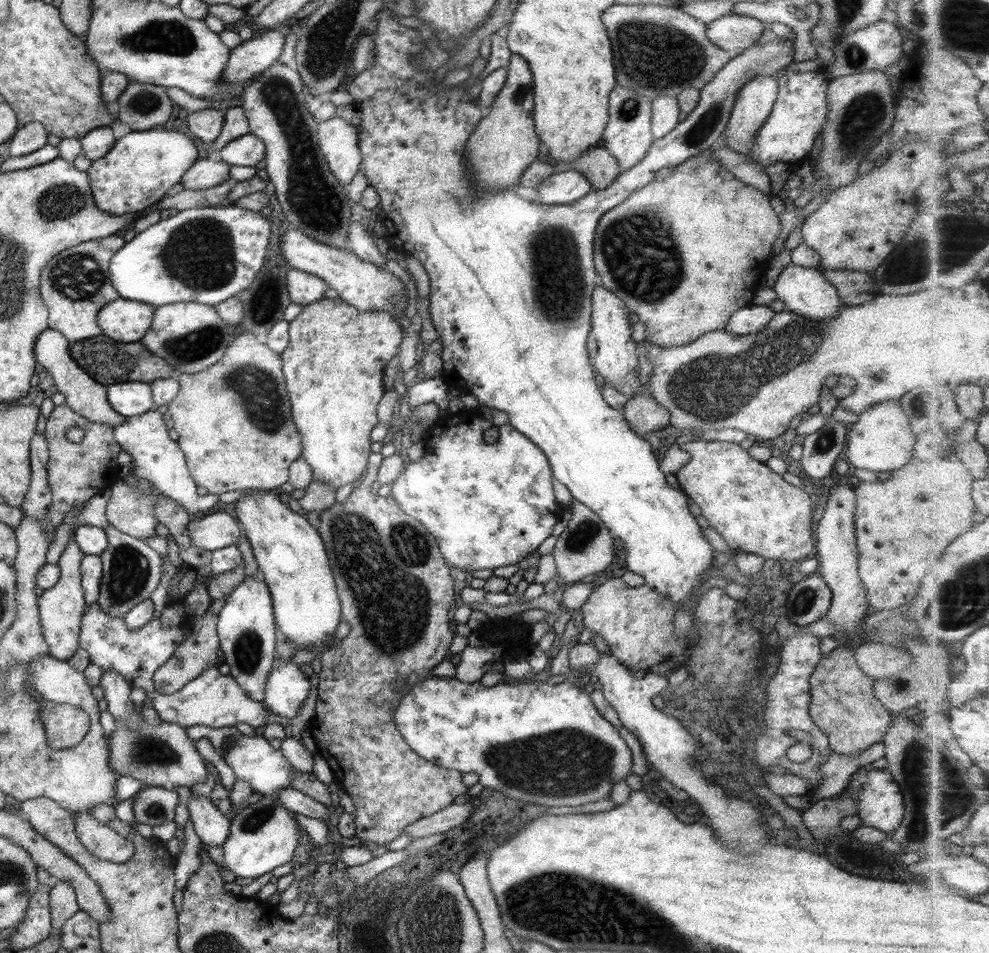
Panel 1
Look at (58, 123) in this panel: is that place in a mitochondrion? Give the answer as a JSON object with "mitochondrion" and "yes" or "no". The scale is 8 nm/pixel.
{"mitochondrion":"no"}

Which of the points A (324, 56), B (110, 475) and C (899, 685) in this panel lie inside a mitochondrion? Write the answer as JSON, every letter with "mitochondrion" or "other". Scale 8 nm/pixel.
{"A":"mitochondrion","B":"other","C":"mitochondrion"}

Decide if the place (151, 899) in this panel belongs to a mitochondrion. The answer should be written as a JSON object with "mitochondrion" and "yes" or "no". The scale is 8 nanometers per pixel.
{"mitochondrion":"no"}

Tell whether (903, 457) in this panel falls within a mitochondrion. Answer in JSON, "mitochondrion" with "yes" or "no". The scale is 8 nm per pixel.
{"mitochondrion":"no"}

